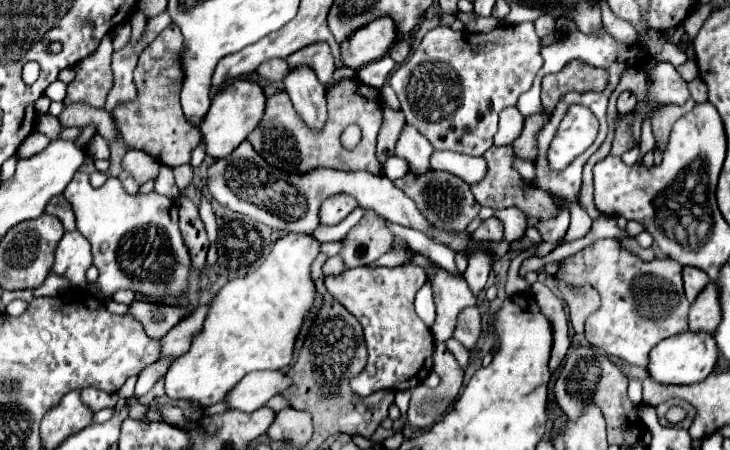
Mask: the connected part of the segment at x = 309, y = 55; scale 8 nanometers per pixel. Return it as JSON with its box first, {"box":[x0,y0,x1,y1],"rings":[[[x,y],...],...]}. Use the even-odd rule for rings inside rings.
{"box":[286,44,334,84],"rings":[[[310,44],[308,48],[302,48],[300,52],[294,52],[292,56],[288,56],[286,62],[290,68],[298,64],[306,64],[314,68],[322,84],[328,84],[328,80],[332,80],[332,74],[334,74],[334,60],[332,60],[328,44]]]}

